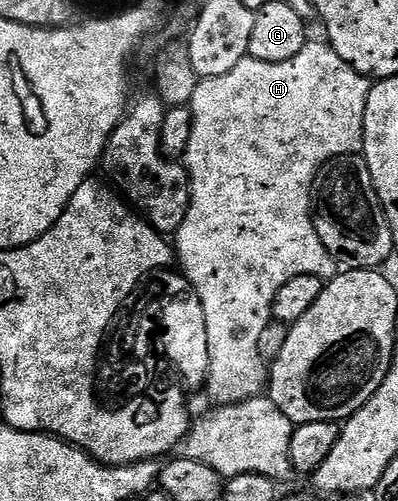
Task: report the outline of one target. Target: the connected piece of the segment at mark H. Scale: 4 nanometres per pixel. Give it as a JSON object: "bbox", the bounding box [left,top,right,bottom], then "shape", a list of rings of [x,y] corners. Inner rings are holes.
{"bbox":[173,42,372,402],"shape":[[[309,42],[289,62],[261,62],[245,59],[237,62],[229,74],[221,74],[217,78],[200,79],[193,90],[193,98],[189,105],[193,114],[193,134],[189,137],[187,152],[182,163],[187,169],[187,177],[191,179],[191,201],[185,214],[185,222],[173,234],[173,247],[177,264],[184,273],[190,274],[192,288],[196,289],[205,310],[205,326],[209,334],[209,354],[211,355],[211,374],[209,389],[219,402],[238,402],[252,400],[264,391],[269,380],[269,368],[257,350],[257,342],[261,339],[261,330],[272,323],[271,303],[277,298],[277,290],[289,282],[289,278],[297,278],[297,274],[313,274],[324,282],[337,274],[337,261],[325,250],[321,238],[315,229],[311,217],[311,187],[319,169],[335,156],[353,156],[362,153],[363,127],[365,126],[365,102],[369,102],[372,81],[366,76],[357,74],[342,58],[334,52],[330,43],[315,44]]]}

